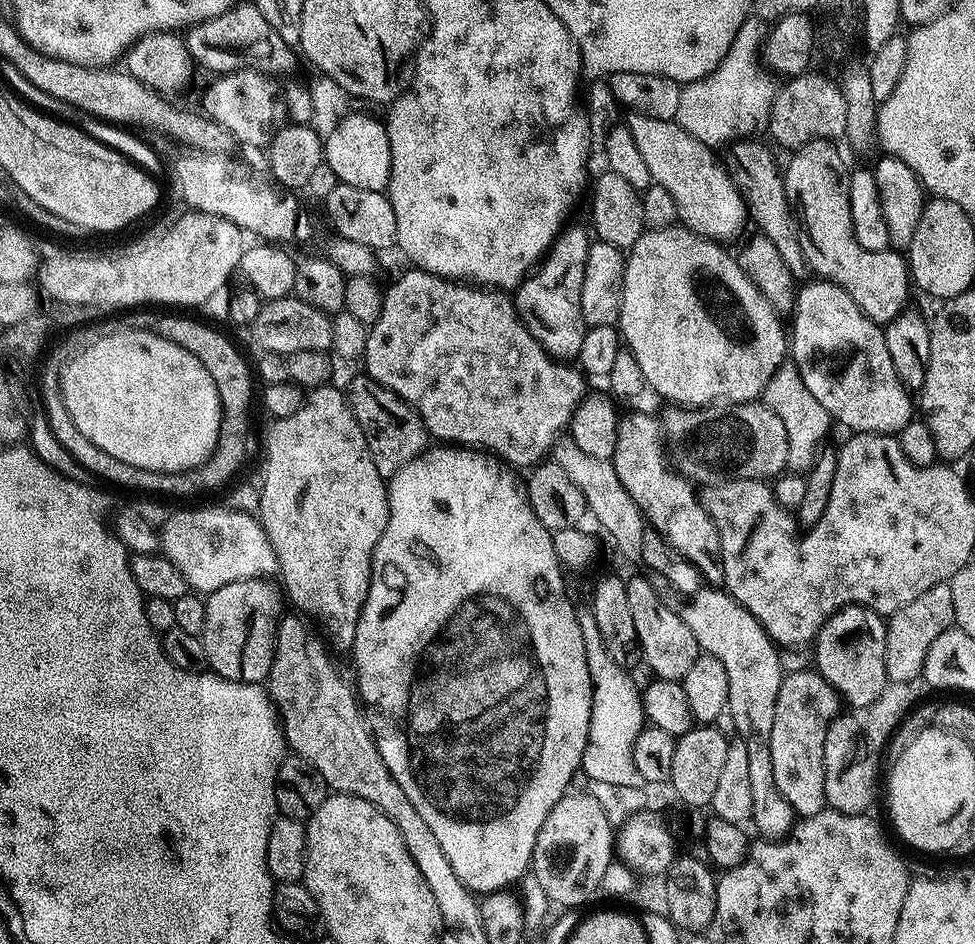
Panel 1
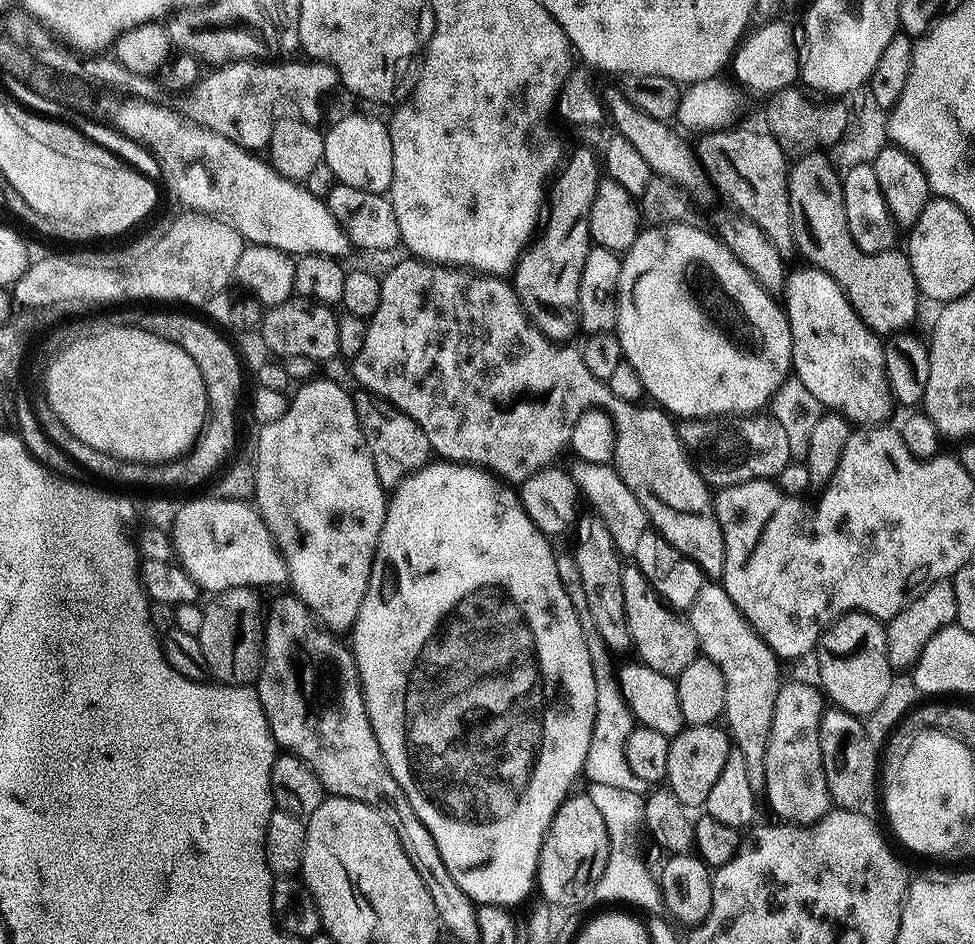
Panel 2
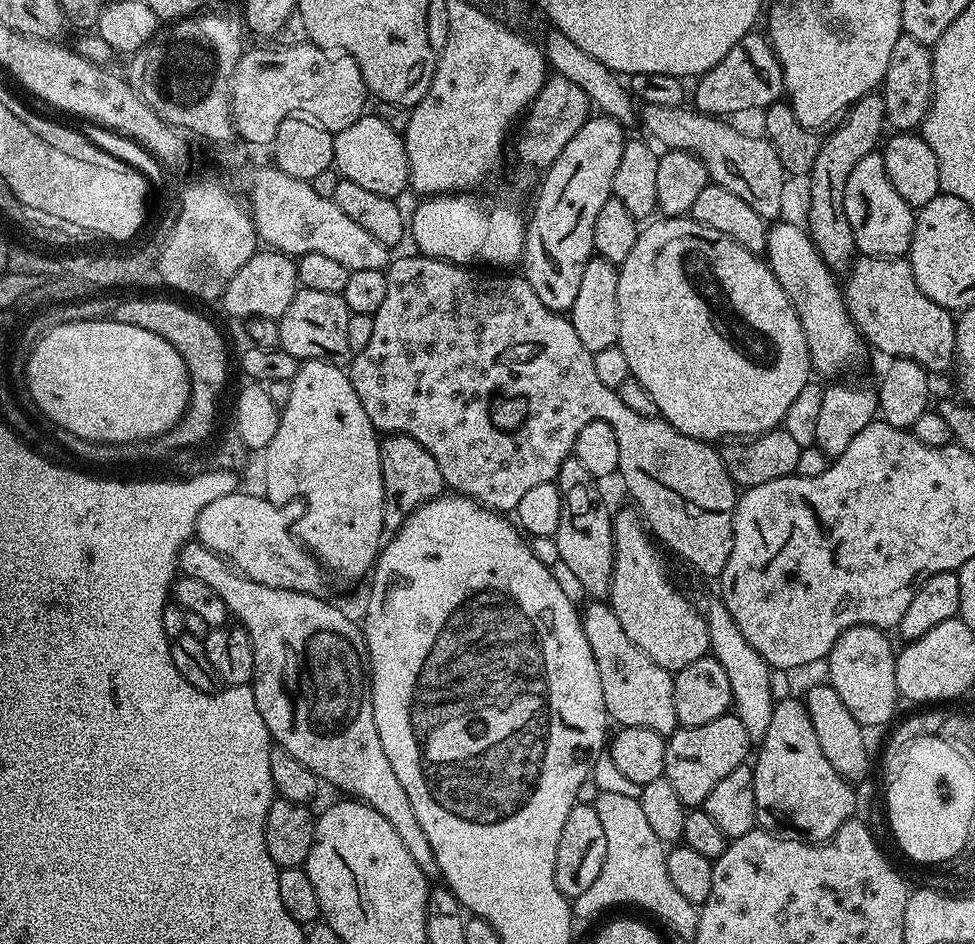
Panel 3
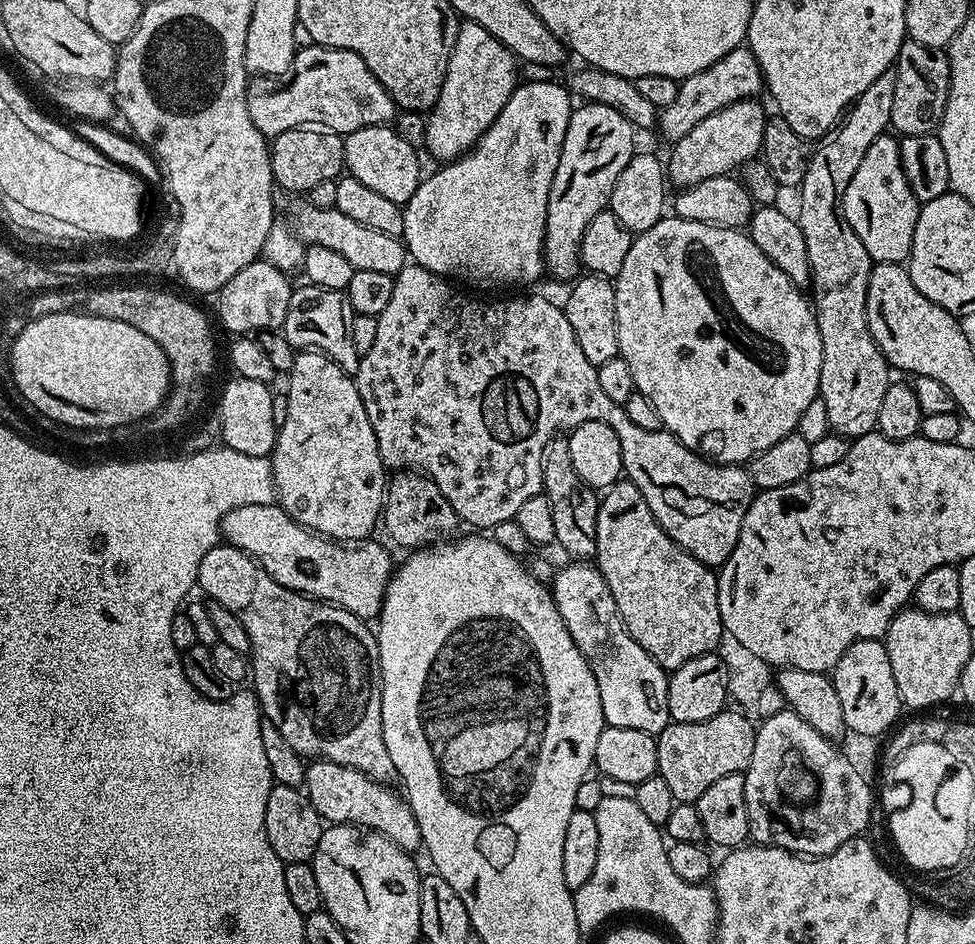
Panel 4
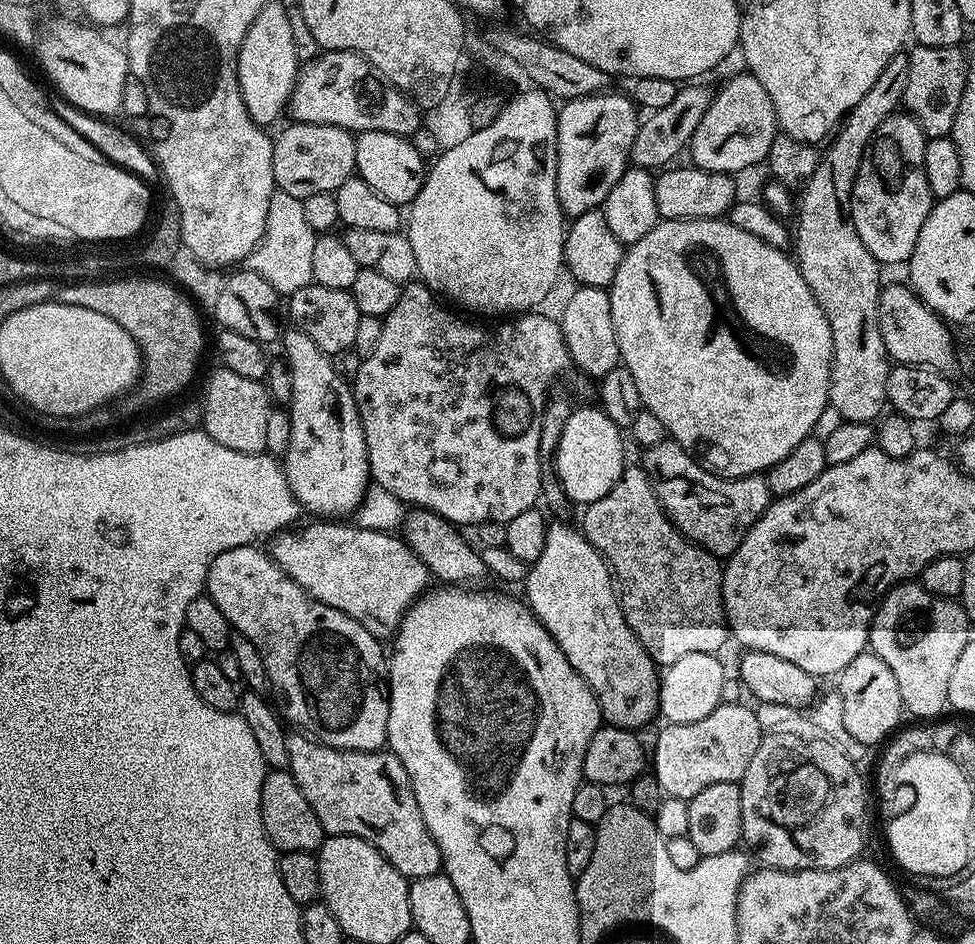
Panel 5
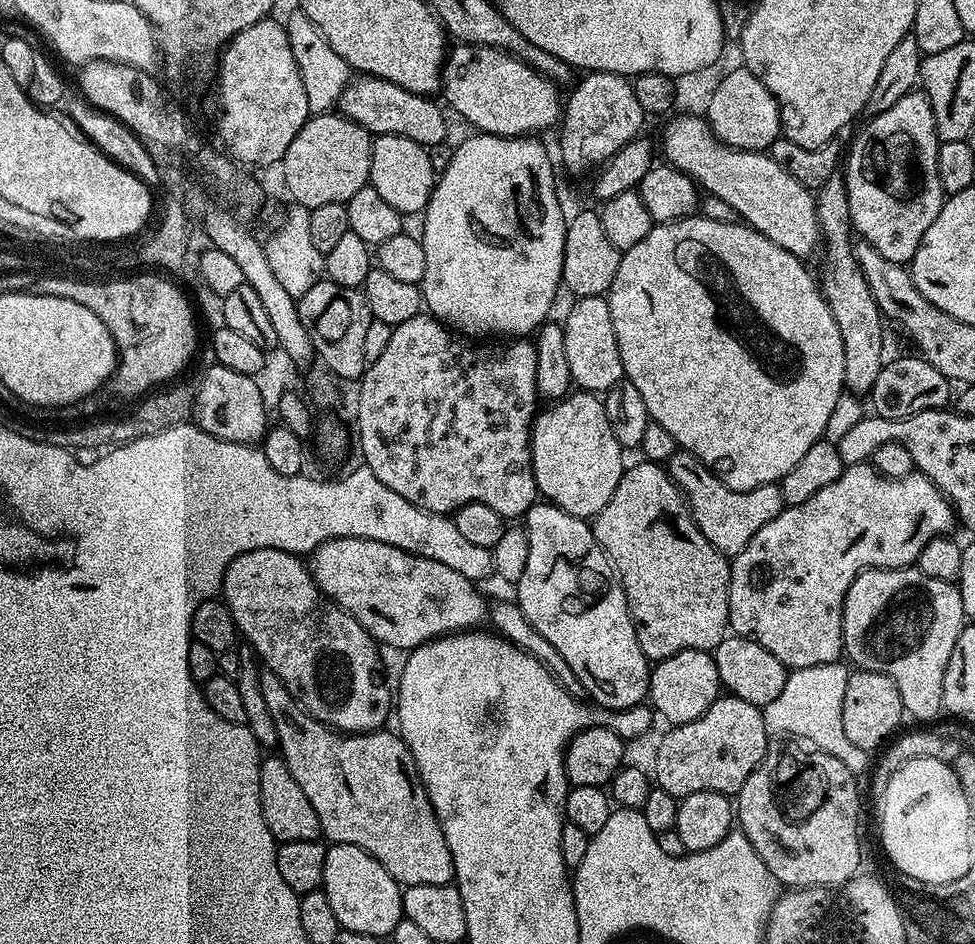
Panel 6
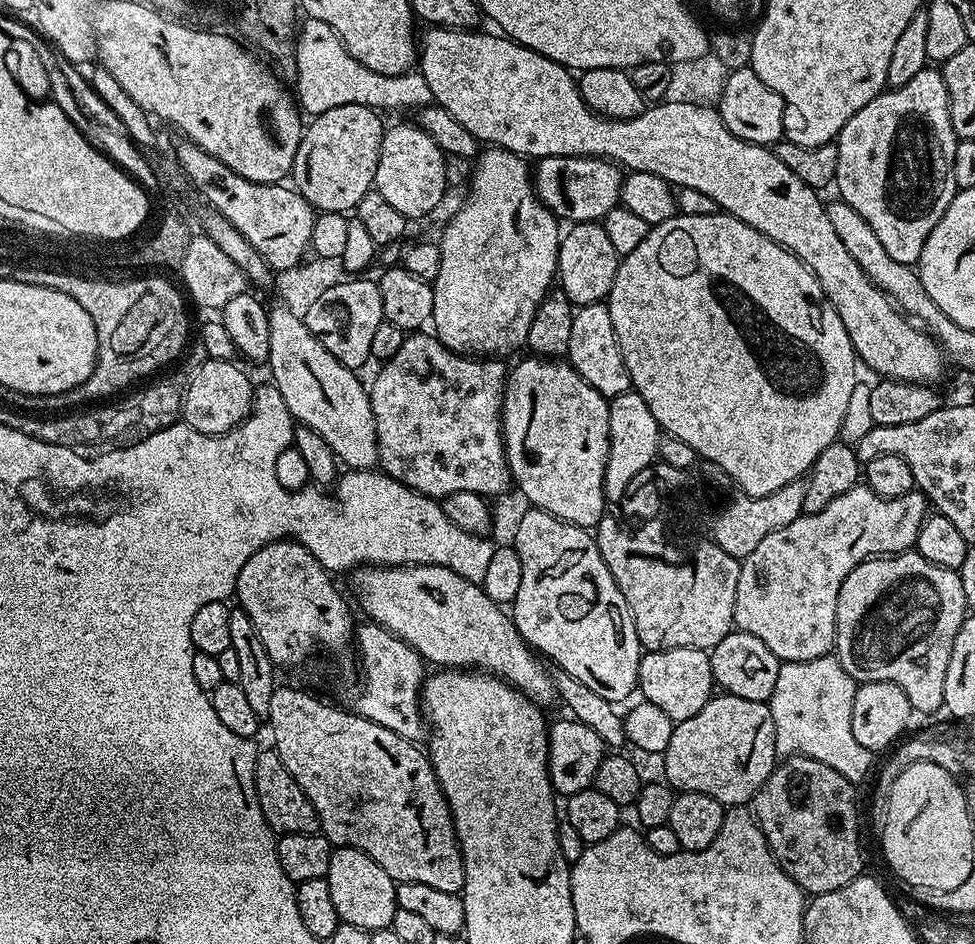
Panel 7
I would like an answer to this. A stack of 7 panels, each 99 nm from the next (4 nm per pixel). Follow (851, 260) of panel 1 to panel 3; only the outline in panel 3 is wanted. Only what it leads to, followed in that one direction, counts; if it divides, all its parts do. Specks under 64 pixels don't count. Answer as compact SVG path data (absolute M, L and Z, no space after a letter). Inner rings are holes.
M860 256L851 261L847 276L848 281L842 284L844 304L861 337L871 347L873 344L888 358L918 362L930 374L953 367L956 358L953 313L922 294L907 259Z

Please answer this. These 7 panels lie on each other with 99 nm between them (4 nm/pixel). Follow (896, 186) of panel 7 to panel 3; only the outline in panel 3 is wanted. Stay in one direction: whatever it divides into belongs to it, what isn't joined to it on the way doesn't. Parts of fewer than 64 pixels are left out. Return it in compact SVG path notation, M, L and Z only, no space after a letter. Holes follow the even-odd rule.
M879 151L866 154L866 158L859 160L858 166L850 170L850 178L846 178L844 209L860 256L907 257L912 245L916 212L906 198L894 190L886 176L886 162Z

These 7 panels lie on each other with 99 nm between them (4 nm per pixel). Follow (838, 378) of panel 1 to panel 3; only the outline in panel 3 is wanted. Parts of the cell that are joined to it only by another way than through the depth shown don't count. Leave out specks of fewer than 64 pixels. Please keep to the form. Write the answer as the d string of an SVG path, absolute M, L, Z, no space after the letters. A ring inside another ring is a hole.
M786 218L777 219L768 229L764 252L768 269L774 274L774 278L778 278L782 290L786 290L802 322L813 373L817 377L836 378L839 377L836 376L839 372L854 367L864 356L865 341L850 318L841 285L838 282L836 284L832 269L826 266L826 262L818 254L807 227Z

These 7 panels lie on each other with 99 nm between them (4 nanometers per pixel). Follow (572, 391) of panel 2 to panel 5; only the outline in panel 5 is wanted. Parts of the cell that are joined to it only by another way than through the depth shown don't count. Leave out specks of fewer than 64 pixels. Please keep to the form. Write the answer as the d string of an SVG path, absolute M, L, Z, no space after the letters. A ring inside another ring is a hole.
M409 282L400 290L398 302L394 302L394 310L390 310L383 317L382 335L374 350L359 361L350 387L358 414L362 422L362 434L366 434L366 454L368 455L368 471L375 487L390 490L408 506L425 508L442 518L446 518L454 525L484 524L489 520L492 524L503 526L522 514L522 510L537 507L541 499L540 494L540 435L542 434L542 414L544 403L548 401L552 383L563 374L567 368L573 367L573 362L568 350L564 335L559 323L546 318L539 310L513 315L505 319L505 324L496 324L487 328L484 324L471 324L468 320L459 320L452 312L440 308L441 301L431 288L422 282ZM671 438L658 442L658 446L643 449L642 455L644 455L642 461L644 472L650 478L654 494L663 506L665 514L671 518L672 525L686 539L700 548L705 548L717 558L727 558L736 553L738 546L742 546L746 534L754 526L754 522L758 522L760 515L768 509L774 499L763 475L744 476L741 480L724 480L702 467L695 456L690 455L681 444L677 444Z

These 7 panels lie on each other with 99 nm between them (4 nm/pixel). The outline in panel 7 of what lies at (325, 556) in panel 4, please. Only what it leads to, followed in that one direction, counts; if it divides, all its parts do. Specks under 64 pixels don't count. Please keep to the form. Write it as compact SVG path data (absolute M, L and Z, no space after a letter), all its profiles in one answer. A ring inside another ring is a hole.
M366 564L351 569L351 576L352 592L361 610L368 615L365 617L371 623L390 630L390 634L402 638L402 642L409 644L429 665L436 664L432 666L441 666L446 670L479 670L499 676L541 706L548 706L554 700L548 668L539 664L541 661L537 655L529 648L522 634L518 634L511 615L501 605L495 604L477 581L462 578L462 574L454 574L454 570L437 564Z

